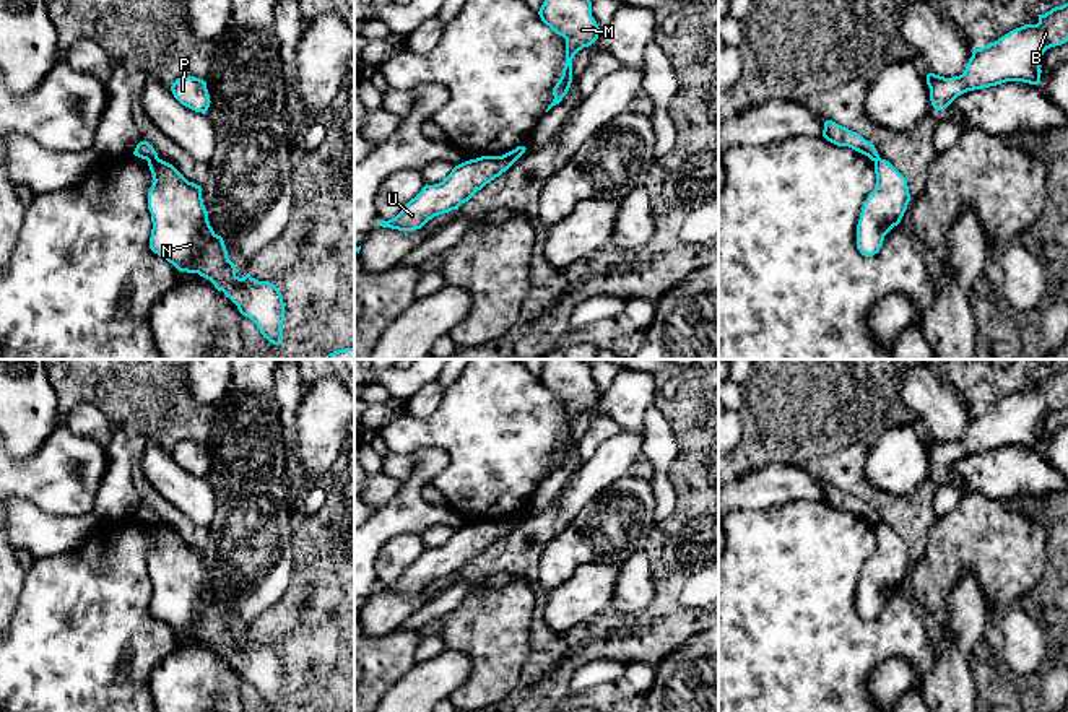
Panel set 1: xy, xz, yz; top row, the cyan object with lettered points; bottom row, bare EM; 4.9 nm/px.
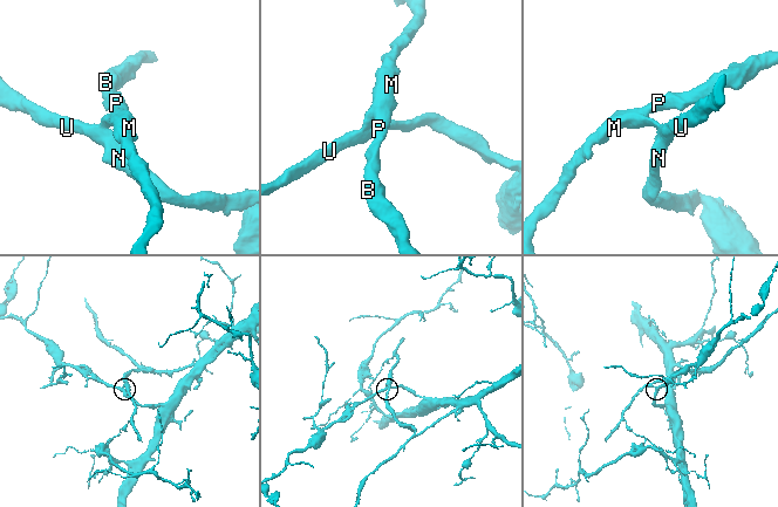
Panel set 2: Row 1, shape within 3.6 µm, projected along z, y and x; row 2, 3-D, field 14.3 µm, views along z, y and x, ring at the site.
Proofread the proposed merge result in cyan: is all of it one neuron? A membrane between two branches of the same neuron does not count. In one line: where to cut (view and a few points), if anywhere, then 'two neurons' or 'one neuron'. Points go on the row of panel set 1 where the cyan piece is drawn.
cut in xy along (158, 158), (148, 161); two neurons

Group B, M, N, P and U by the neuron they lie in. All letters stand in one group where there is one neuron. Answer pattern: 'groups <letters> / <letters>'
groups B M P / N U

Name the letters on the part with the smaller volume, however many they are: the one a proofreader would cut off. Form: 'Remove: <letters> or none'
Remove: B, M, P

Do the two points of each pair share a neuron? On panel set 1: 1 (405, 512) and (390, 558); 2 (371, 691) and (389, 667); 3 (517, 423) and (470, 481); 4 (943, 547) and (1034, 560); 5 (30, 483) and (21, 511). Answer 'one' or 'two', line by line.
1: two
2: one
3: one
4: one
5: two

